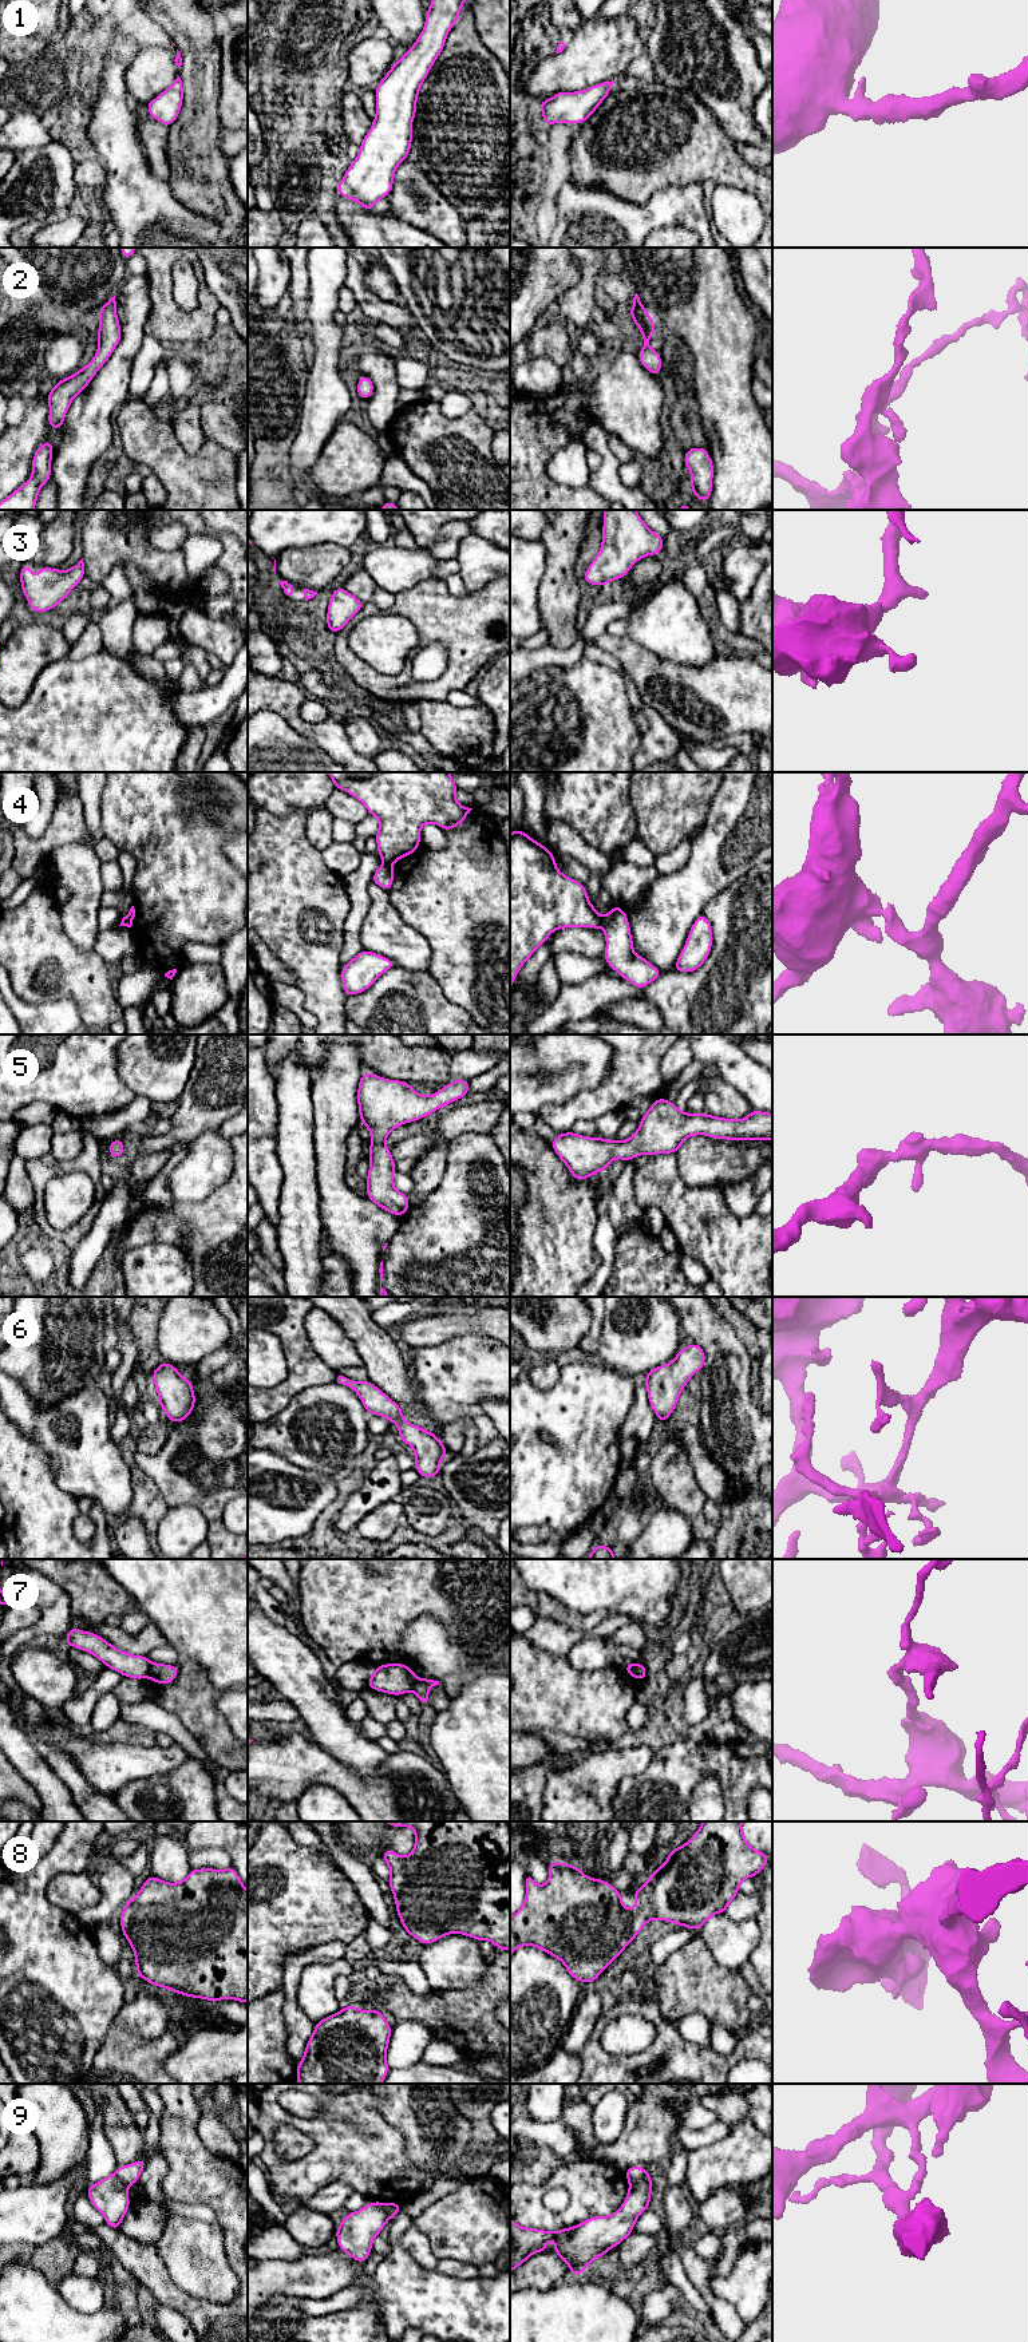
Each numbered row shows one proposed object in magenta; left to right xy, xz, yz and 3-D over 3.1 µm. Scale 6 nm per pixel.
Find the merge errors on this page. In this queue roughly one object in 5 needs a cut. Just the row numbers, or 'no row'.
4, 7, 9

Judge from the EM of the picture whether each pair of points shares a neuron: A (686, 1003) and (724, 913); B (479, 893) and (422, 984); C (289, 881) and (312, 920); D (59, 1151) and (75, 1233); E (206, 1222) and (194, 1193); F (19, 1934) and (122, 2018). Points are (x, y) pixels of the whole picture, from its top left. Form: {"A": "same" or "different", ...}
{"A": "same", "B": "different", "C": "same", "D": "different", "E": "different", "F": "different"}

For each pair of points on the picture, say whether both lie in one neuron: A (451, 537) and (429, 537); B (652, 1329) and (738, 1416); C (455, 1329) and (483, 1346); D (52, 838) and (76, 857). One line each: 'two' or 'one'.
A: two
B: two
C: two
D: two

